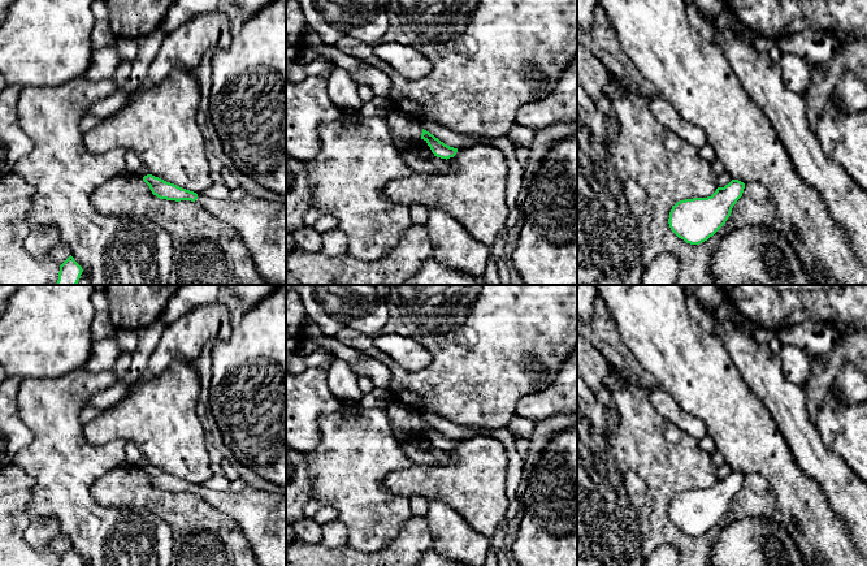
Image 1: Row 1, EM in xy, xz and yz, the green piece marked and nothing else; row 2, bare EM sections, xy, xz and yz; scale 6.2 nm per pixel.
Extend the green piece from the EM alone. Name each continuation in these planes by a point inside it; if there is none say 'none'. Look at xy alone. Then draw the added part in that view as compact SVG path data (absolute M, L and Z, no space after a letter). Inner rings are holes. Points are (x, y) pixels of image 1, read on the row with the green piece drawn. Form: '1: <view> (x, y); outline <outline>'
1: xy (261, 224); outline M199 194L196 199L211 215L233 226L247 246L259 275L270 285L286 285L286 204L246 195L242 200L213 199Z

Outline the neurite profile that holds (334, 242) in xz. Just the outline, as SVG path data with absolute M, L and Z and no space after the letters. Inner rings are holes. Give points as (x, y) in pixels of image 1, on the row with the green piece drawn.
M338 228L330 229L321 234L322 238L322 250L328 256L338 256L347 254L348 249L348 238L347 236Z

